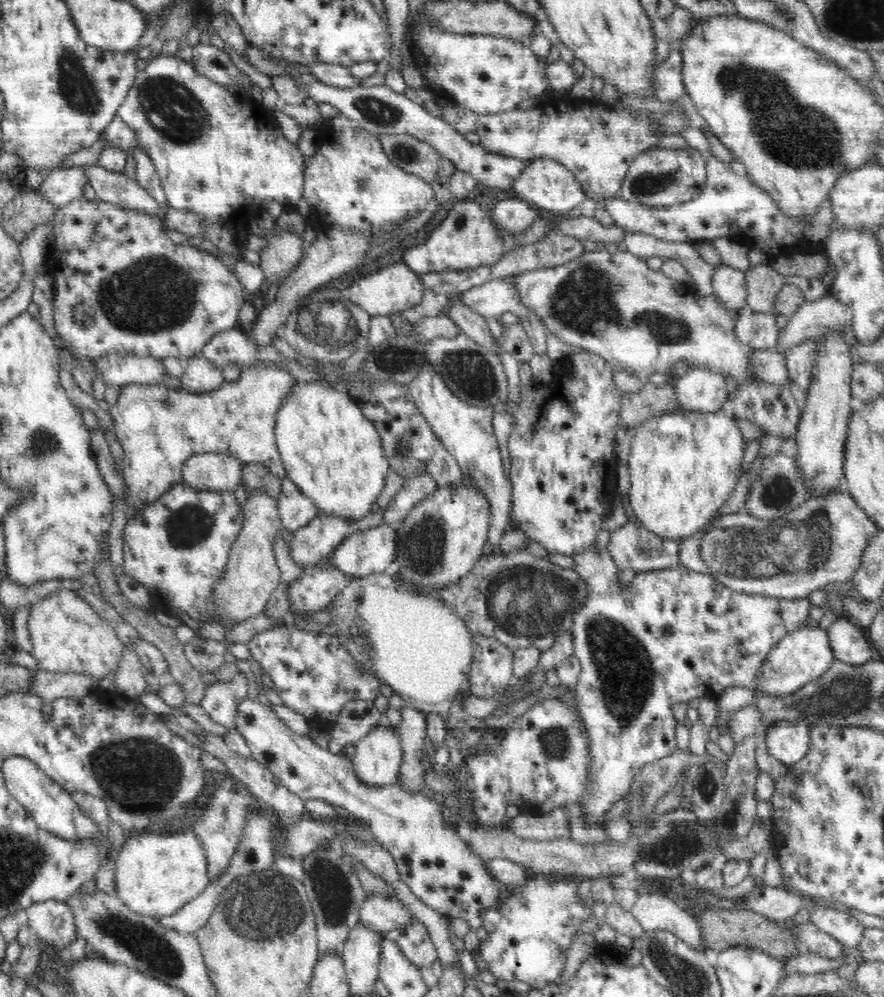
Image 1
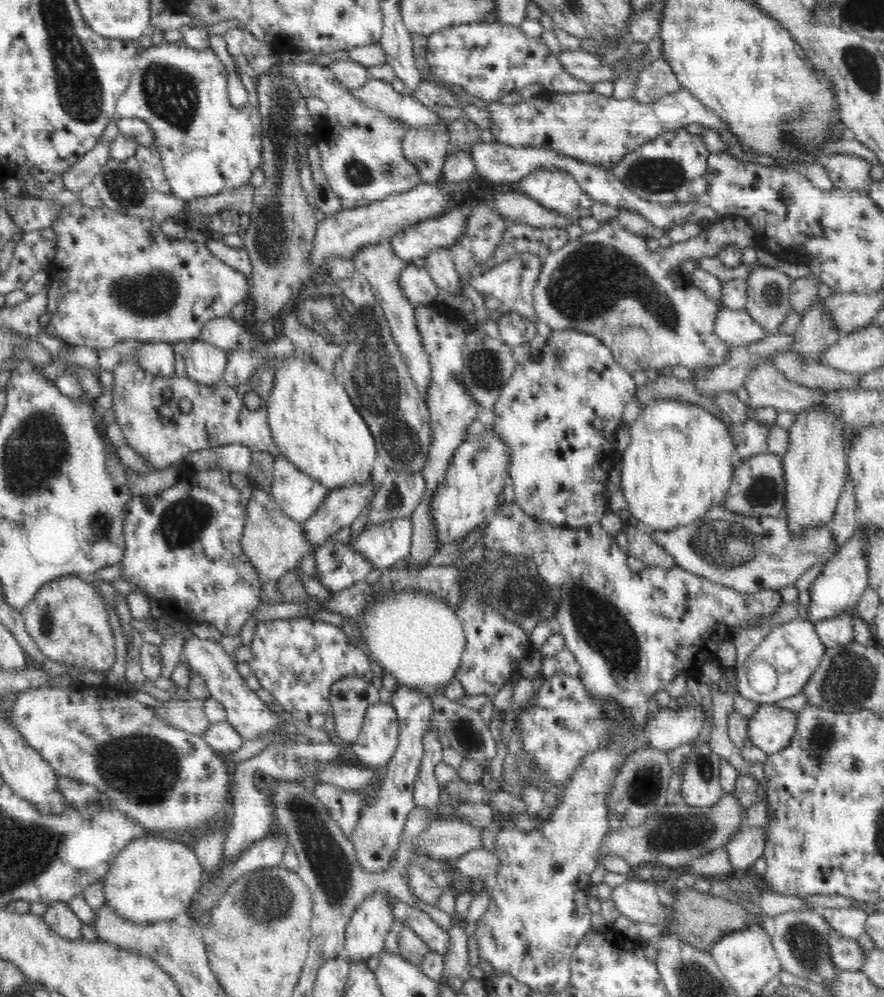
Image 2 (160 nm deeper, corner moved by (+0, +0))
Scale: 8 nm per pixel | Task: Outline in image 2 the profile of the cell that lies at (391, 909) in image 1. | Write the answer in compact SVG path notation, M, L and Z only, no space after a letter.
M390 896L390 907L394 913L394 921L402 919L406 921L412 931L420 936L420 939L432 952L444 955L450 945L450 938L446 929L442 928L428 913L411 907L400 899Z

